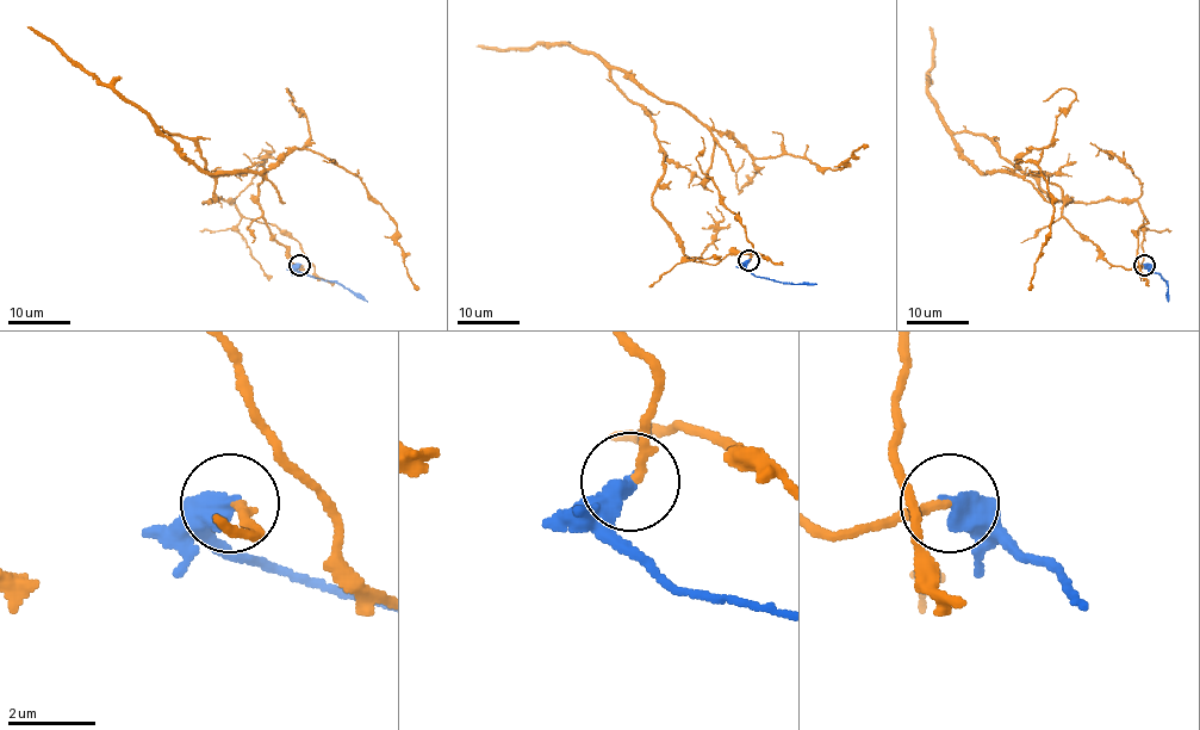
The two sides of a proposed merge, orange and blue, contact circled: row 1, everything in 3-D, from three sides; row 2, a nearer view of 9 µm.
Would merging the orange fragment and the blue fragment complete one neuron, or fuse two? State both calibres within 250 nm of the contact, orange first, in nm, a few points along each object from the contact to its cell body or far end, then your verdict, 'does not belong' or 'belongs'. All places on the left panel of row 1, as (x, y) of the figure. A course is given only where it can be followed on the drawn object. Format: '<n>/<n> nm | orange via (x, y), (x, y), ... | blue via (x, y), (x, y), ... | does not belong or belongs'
200/550 nm | orange via (299, 265), (262, 215), (263, 172), (203, 172), (163, 131), (215, 180), (203, 203), (287, 232), (334, 285) | blue via (299, 265), (297, 268), (308, 276), (337, 282), (367, 302) | belongs

